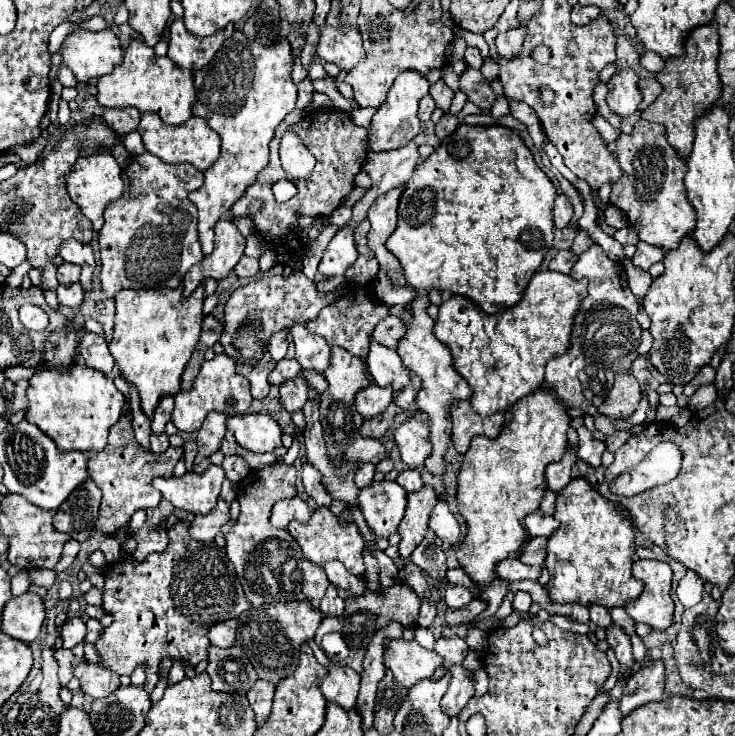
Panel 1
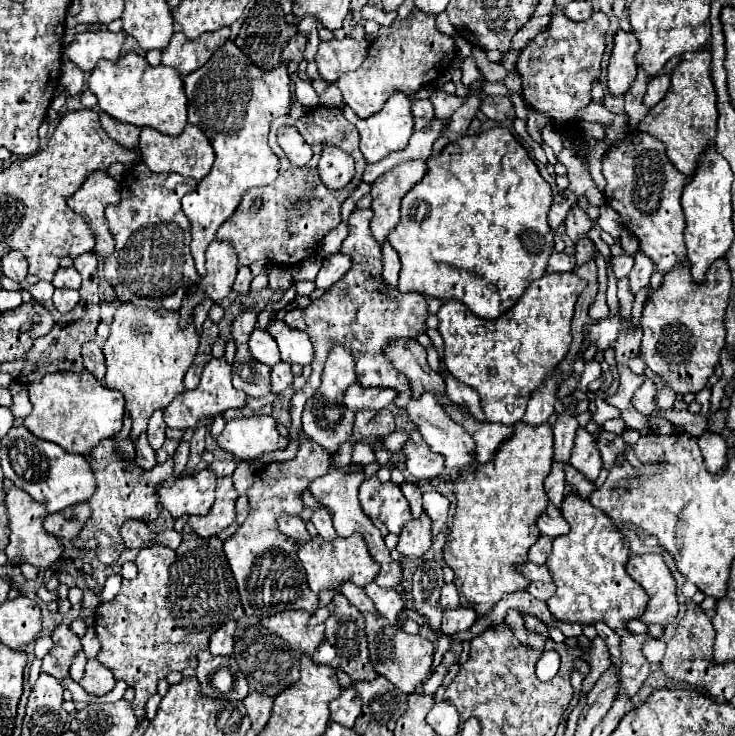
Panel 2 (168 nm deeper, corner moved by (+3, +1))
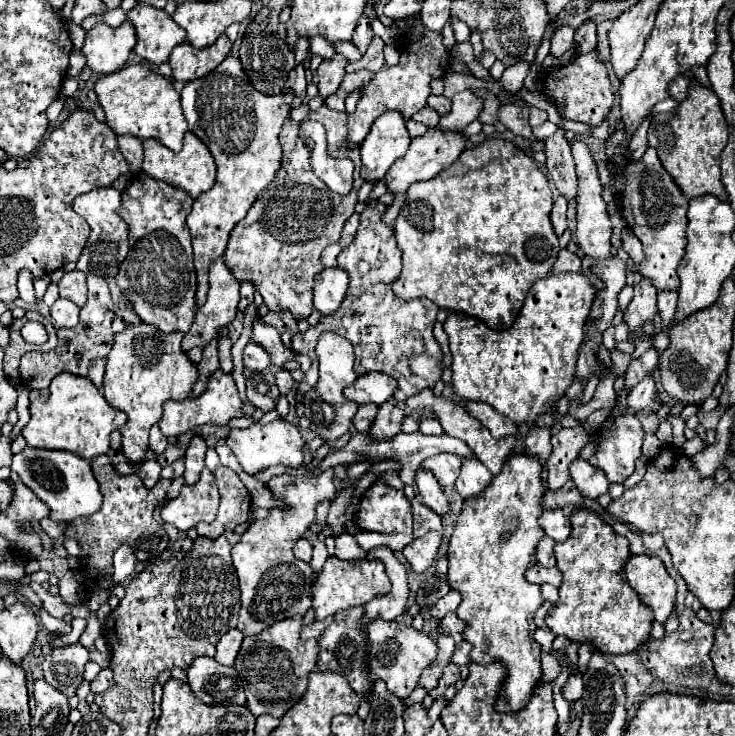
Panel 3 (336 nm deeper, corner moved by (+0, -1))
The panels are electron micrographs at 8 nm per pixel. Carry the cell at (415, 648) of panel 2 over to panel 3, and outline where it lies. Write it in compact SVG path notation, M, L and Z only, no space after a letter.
M373 620L367 626L367 634L373 644L369 652L371 672L387 684L387 690L391 694L405 700L417 688L417 680L421 672L435 660L437 650L439 650L437 642L427 632L419 632L413 626L405 626L397 622L383 622L383 620Z

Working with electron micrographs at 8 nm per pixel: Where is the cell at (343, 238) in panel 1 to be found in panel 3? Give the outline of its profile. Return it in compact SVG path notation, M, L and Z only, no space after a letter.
M341 268L323 270L315 278L315 286L313 286L315 310L319 310L321 316L329 316L337 312L337 308L341 306L341 302L347 296L347 284L349 284L349 278L345 276Z

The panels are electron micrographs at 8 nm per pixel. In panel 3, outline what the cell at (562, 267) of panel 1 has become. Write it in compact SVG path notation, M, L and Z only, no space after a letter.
M563 248L557 256L553 272L561 274L561 272L579 272L579 270L581 270L581 258L577 254L569 252L567 248Z

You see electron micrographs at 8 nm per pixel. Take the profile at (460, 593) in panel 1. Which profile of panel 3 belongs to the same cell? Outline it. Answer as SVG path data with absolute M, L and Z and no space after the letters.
M451 590L449 594L445 594L443 598L439 598L437 600L437 604L431 608L431 618L435 618L435 620L441 620L447 612L455 612L457 610L457 606L459 606L459 602L461 602L461 596L459 596L459 592L455 592L455 590Z

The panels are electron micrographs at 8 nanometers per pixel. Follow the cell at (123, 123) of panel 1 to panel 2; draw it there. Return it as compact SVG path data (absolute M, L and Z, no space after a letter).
M100 114L100 122L102 122L104 130L108 132L108 136L114 138L116 142L120 142L122 146L134 148L138 144L138 136L140 136L140 128L138 126L116 122L114 118L108 118L108 114Z

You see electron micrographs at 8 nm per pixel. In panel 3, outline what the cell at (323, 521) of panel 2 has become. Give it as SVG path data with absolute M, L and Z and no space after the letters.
M341 534L335 538L335 546L337 546L337 552L335 556L339 560L351 560L351 558L359 558L359 556L365 556L365 552L357 546L353 534Z

